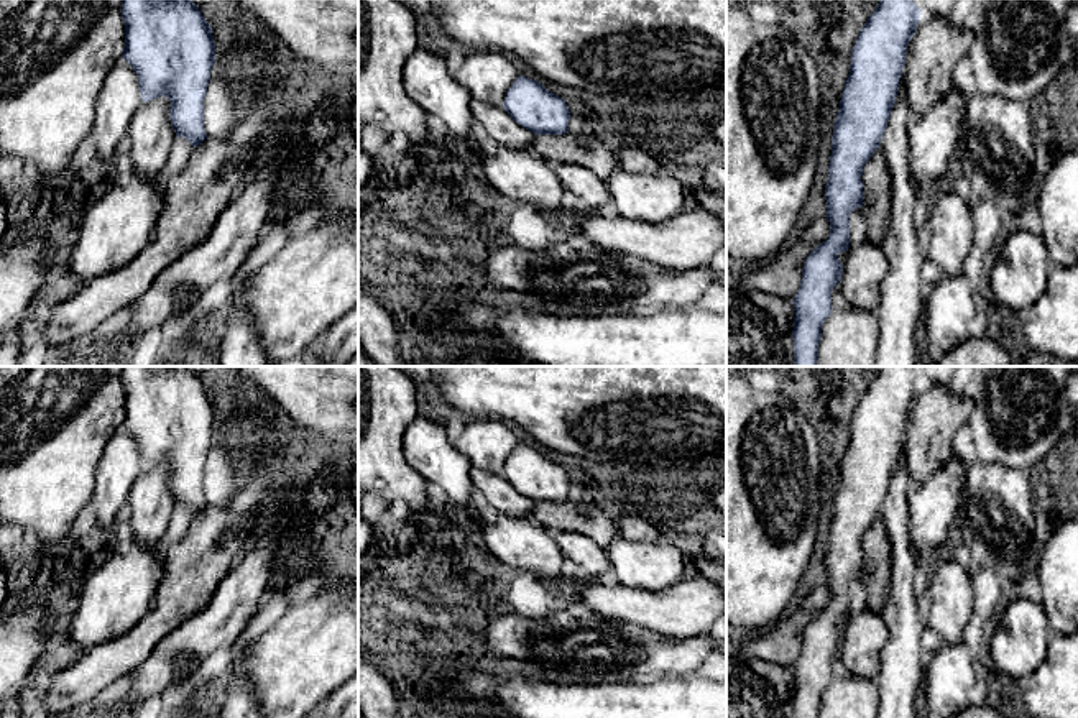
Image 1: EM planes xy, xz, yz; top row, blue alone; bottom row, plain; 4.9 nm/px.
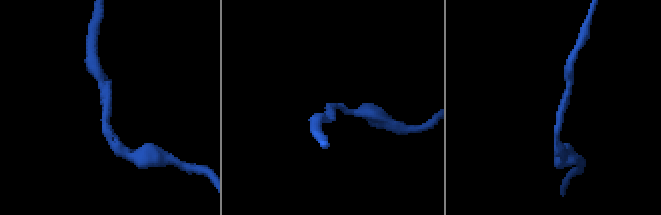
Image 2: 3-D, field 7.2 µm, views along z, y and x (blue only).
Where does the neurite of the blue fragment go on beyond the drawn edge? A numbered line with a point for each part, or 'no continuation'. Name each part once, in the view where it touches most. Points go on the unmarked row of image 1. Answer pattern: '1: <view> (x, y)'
no continuation

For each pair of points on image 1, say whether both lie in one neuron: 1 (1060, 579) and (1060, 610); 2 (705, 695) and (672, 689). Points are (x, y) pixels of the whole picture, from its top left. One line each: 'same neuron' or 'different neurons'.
1: same neuron
2: same neuron

